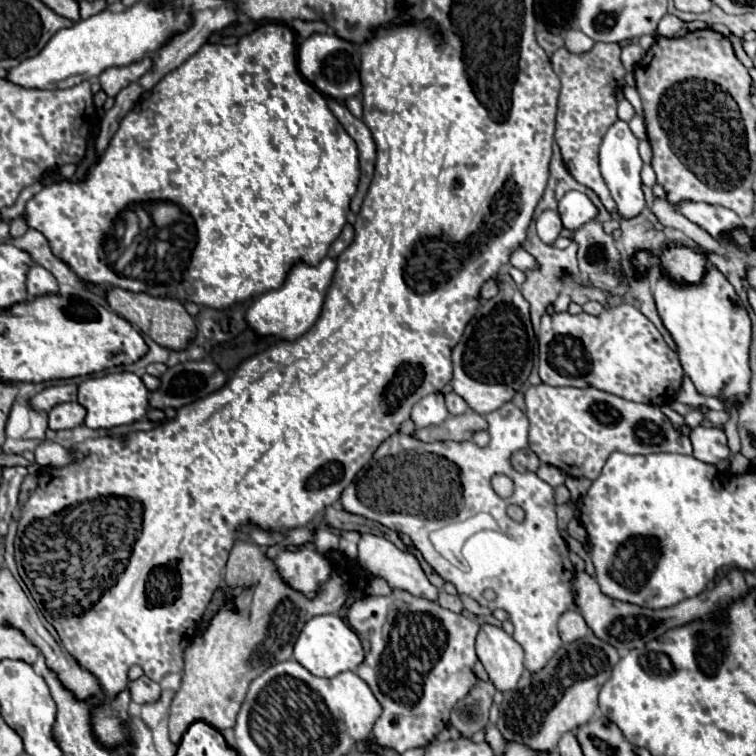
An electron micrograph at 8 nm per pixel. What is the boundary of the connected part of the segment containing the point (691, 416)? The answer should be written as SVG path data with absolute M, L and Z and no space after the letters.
M703 407L691 409L691 411L685 415L685 425L689 425L689 427L697 427L697 425L701 425L701 423L705 421L703 413L705 413L705 409L703 409Z

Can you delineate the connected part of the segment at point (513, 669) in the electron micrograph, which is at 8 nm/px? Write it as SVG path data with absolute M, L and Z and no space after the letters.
M483 623L475 641L477 657L499 691L515 689L523 669L523 649L501 627Z

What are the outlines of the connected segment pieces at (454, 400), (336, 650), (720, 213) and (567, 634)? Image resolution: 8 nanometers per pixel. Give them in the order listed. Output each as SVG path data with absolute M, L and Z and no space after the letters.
M453 391L445 395L445 403L447 403L447 411L451 415L463 415L463 413L469 411L469 405L457 393L453 393Z
M317 615L309 619L297 637L293 657L317 677L335 677L341 671L355 671L363 661L363 647L357 633L337 615Z
M679 201L677 205L671 205L677 213L687 217L691 223L699 225L703 231L713 235L715 239L721 239L721 233L733 227L743 227L741 219L721 205L709 205L709 203L697 203L697 201Z
M565 611L559 619L559 635L561 635L561 641L563 643L571 643L571 641L577 641L581 639L583 635L587 633L587 623L585 619L581 617L579 611Z

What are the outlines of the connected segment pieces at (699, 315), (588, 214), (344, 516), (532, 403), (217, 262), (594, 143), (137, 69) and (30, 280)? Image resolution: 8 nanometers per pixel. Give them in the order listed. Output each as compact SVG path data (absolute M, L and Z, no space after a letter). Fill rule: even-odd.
M709 267L701 285L693 287L677 287L669 279L659 277L653 283L653 297L665 329L677 343L681 367L697 393L717 397L727 407L739 407L741 397L749 395L751 381L751 319L733 285L715 267Z
M569 191L559 201L559 215L565 229L577 231L581 225L593 221L599 215L599 211L585 193Z
M327 507L325 513L323 513L323 521L329 525L329 527L335 527L335 529L343 529L343 531L359 531L359 533L371 533L371 535L381 535L385 539L389 539L391 543L395 543L399 549L407 551L407 547L403 545L403 541L399 539L399 535L387 527L383 527L381 523L377 521L371 521L371 519L365 519L365 517L359 517L359 515L351 515L339 507Z
M533 385L525 391L525 405L527 405L527 419L531 423L529 429L529 447L537 453L537 457L543 463L555 465L561 471L565 471L571 477L587 477L587 479L597 479L607 457L615 451L621 453L683 453L683 455L693 455L693 447L687 435L679 433L671 421L661 413L659 407L655 405L643 405L643 403L633 403L625 401L621 397L615 397L611 393L585 387L551 387L551 385Z
M267 23L231 47L205 43L181 67L167 73L153 87L149 99L123 117L105 155L89 169L89 177L85 183L49 185L25 207L29 227L47 237L57 259L89 283L117 285L159 297L169 295L223 309L281 287L293 265L317 265L327 255L347 223L345 215L357 191L359 165L357 145L329 113L323 93L317 93L297 69L293 31L281 23ZM129 205L147 207L151 221L139 235L139 243L145 243L145 253L139 255L143 261L135 261L129 277L121 277L105 265L102 247L112 225ZM179 205L189 209L193 221L187 221ZM155 209L161 211L157 219ZM179 227L181 245L169 245L175 241L171 235L177 235L179 243Z
M595 43L593 49L581 55L559 47L551 55L551 65L561 81L555 141L561 149L565 167L575 181L591 187L601 197L603 205L613 211L613 199L599 171L597 151L603 135L617 121L617 91L623 87L627 73L621 63L621 47L617 43Z
M143 57L141 61L135 61L133 65L123 65L123 67L113 67L113 69L105 69L99 75L99 83L103 87L103 91L109 97L115 97L125 85L137 81L143 73L147 73L151 69L151 57Z
M33 265L27 273L27 293L29 297L41 297L41 293L59 293L55 277L41 265Z

